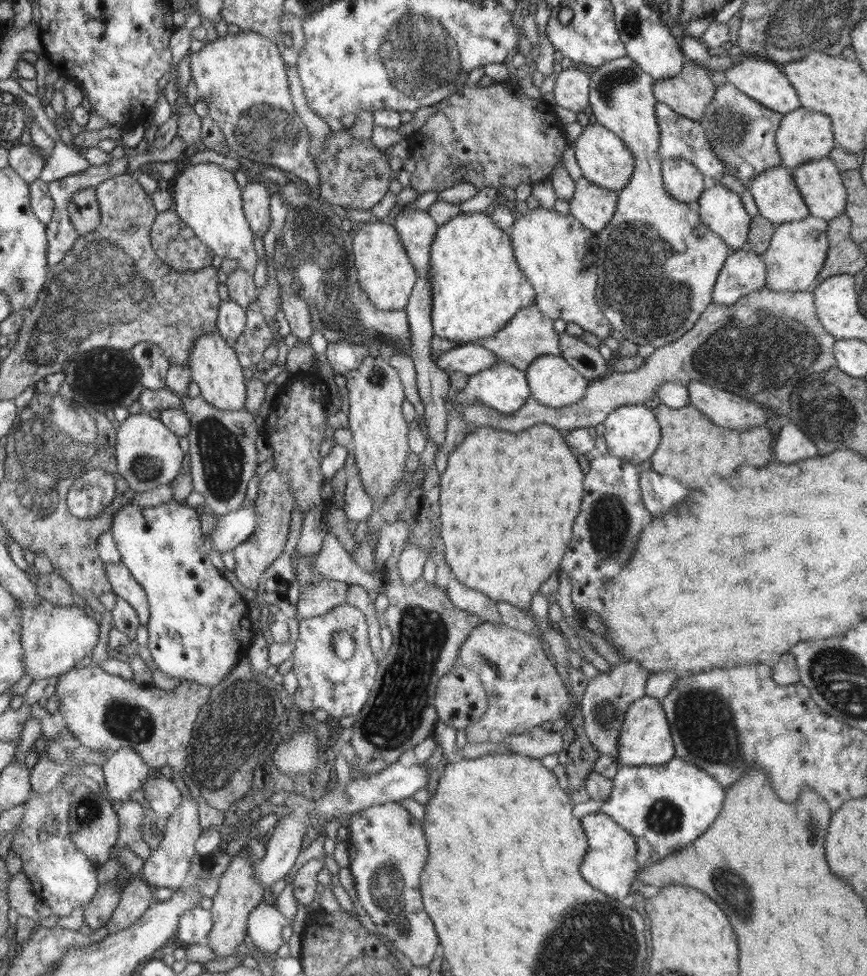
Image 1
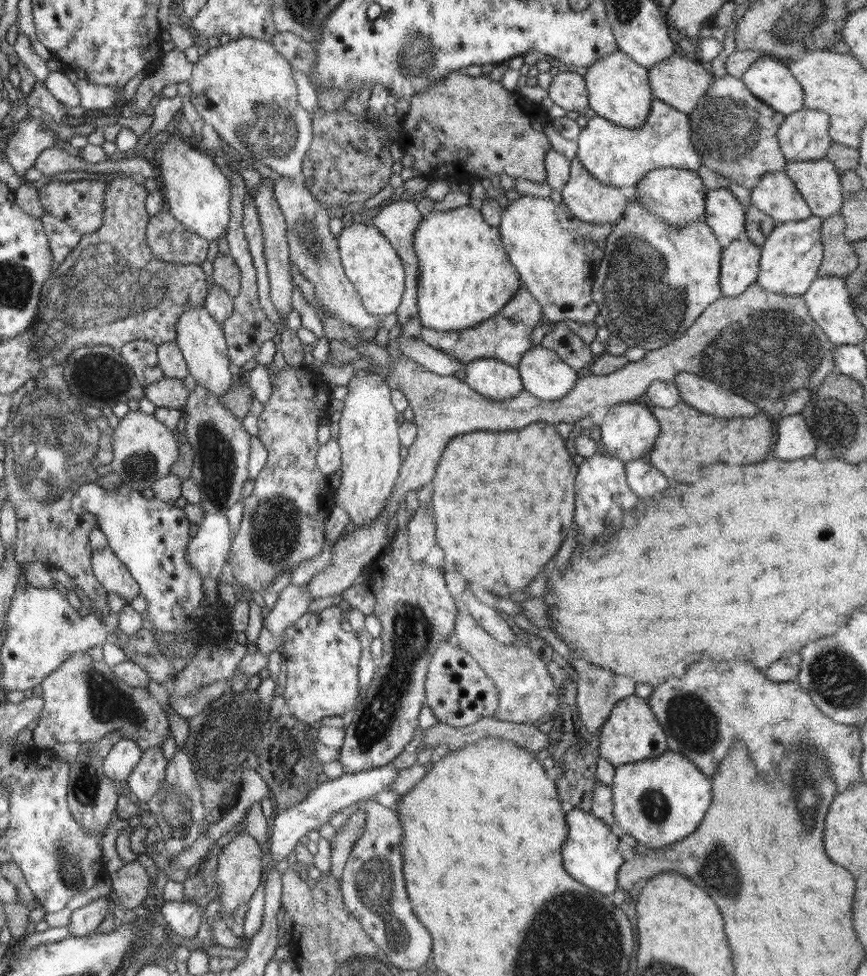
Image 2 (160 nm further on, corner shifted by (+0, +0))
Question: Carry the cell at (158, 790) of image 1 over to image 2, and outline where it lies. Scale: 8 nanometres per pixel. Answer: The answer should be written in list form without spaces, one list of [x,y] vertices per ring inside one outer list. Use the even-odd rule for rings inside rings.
[[[152,747],[142,753],[140,762],[127,776],[129,790],[133,799],[145,805],[165,783],[165,768],[167,760],[163,751]]]

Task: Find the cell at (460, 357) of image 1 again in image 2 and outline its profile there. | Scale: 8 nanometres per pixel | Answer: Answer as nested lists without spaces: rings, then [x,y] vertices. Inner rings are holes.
[[[402,332],[398,336],[398,348],[404,357],[410,358],[430,372],[442,376],[454,375],[454,372],[458,372],[458,370],[462,370],[466,366],[459,358],[433,348],[421,338],[409,339]]]

